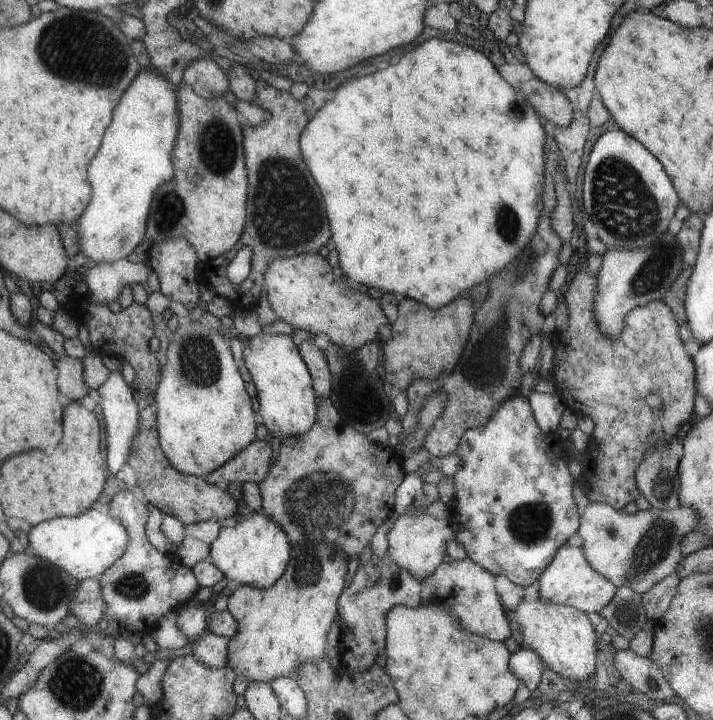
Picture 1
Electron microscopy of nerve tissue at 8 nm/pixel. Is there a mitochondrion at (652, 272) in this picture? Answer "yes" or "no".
yes

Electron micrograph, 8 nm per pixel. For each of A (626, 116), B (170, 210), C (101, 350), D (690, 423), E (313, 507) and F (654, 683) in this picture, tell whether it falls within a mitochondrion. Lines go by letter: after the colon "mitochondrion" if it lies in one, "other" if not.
A: other
B: mitochondrion
C: other
D: other
E: mitochondrion
F: mitochondrion

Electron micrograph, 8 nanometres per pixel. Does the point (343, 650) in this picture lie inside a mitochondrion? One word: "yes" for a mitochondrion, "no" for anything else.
no

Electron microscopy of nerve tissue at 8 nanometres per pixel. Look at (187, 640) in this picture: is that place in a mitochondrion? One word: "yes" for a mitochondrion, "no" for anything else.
no

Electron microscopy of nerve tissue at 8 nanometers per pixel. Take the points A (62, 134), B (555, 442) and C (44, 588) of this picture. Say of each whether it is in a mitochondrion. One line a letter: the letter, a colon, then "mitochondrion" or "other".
A: other
B: other
C: mitochondrion

